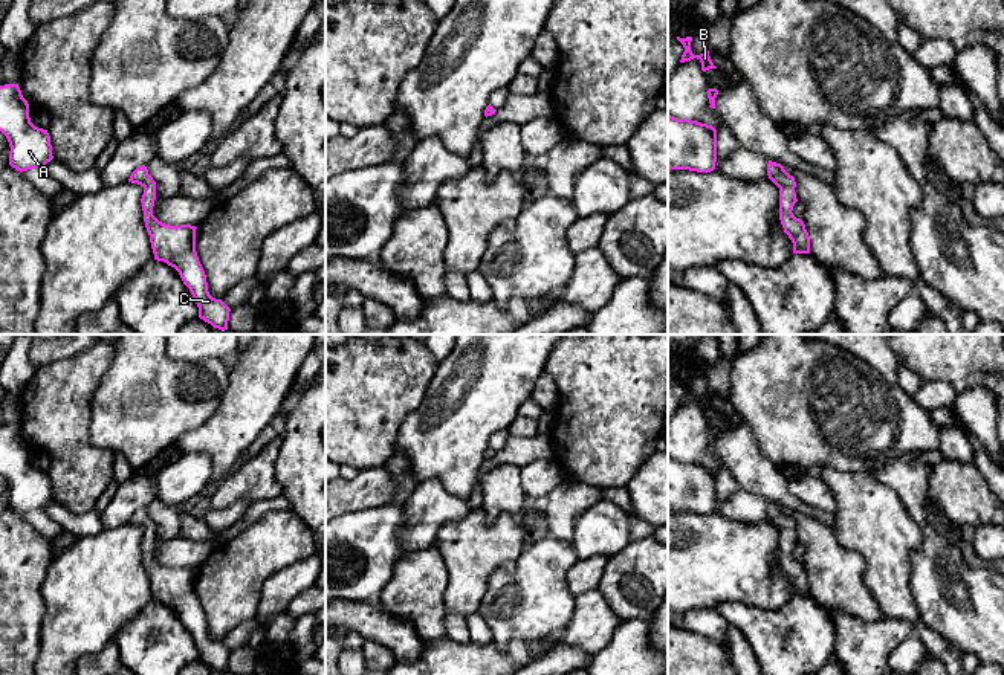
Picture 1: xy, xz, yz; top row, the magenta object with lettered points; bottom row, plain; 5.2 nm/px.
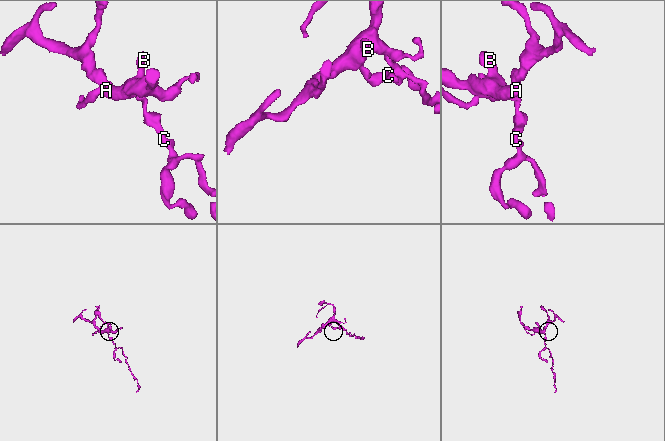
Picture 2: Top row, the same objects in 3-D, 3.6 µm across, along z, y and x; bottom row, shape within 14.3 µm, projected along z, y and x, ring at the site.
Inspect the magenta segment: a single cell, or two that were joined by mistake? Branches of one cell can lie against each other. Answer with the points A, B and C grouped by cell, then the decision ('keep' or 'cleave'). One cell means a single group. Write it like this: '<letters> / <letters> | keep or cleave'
A B / C | cleave

